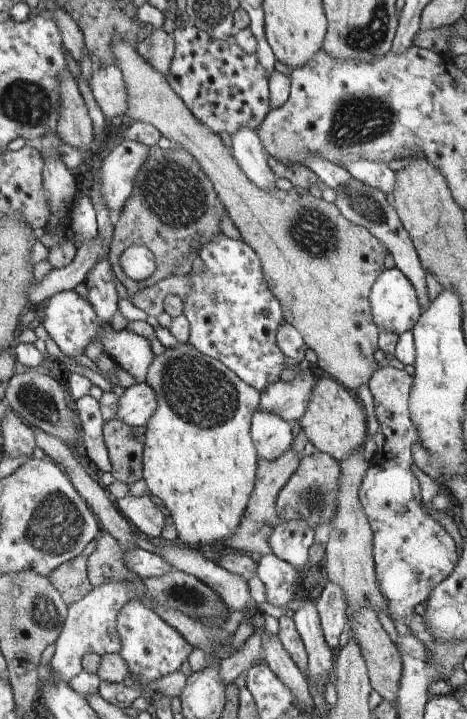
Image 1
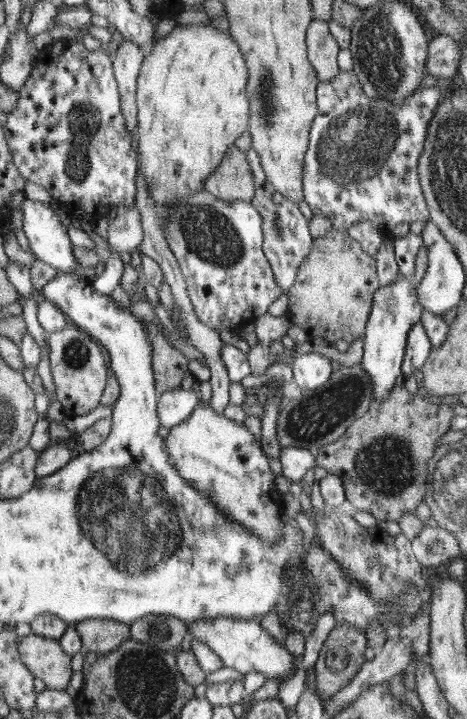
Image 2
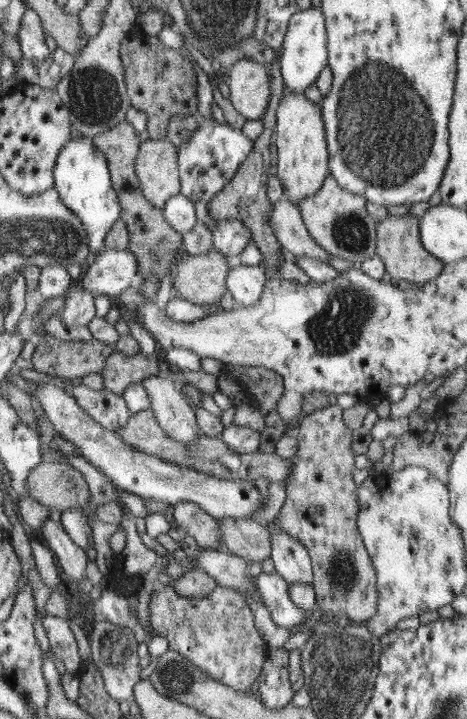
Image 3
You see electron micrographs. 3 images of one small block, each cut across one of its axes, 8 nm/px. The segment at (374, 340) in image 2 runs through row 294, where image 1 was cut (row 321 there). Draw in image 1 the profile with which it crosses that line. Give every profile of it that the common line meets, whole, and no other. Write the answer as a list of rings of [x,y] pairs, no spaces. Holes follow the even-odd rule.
[[[398,267],[382,272],[371,288],[369,300],[381,332],[400,336],[411,331],[422,318],[423,310],[415,285]]]

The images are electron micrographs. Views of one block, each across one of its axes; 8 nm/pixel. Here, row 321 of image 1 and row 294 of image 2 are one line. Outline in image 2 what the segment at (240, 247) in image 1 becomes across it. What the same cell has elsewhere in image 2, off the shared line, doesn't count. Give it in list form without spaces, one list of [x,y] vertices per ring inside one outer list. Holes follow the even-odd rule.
[[[202,188],[176,197],[169,212],[163,234],[176,257],[194,312],[202,324],[216,330],[240,330],[266,314],[270,304],[283,295],[263,250],[262,216],[250,201],[225,201]]]

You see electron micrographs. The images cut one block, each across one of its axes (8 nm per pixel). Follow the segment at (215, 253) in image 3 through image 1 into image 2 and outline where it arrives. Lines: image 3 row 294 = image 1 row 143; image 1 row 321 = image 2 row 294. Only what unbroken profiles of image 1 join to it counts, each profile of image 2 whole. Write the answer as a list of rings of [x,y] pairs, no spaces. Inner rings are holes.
[[[330,229],[326,235],[314,238],[310,253],[304,257],[294,285],[288,291],[288,313],[294,318],[294,325],[306,332],[309,340],[324,338],[328,342],[345,340],[348,343],[363,338],[366,334],[368,319],[375,302],[375,292],[381,282],[376,276],[376,262],[370,253],[364,252],[362,245],[346,230]]]

